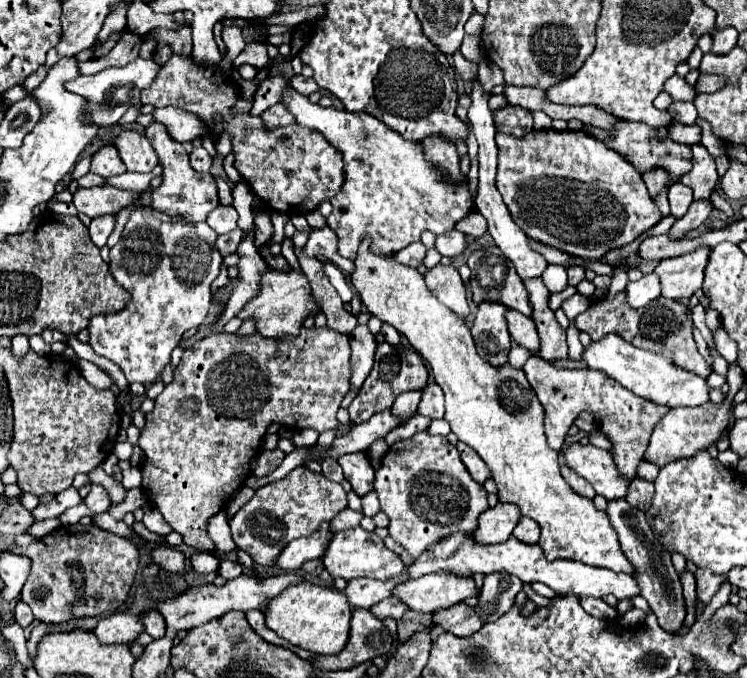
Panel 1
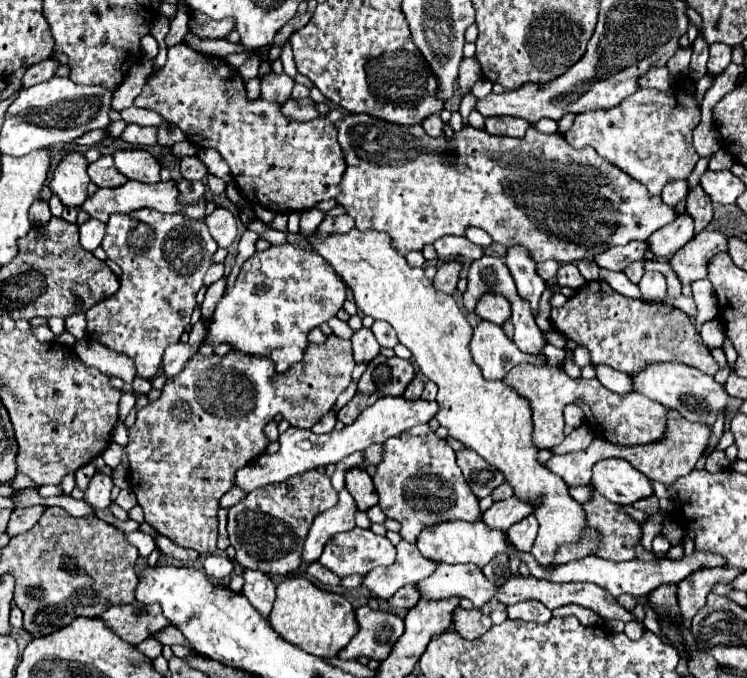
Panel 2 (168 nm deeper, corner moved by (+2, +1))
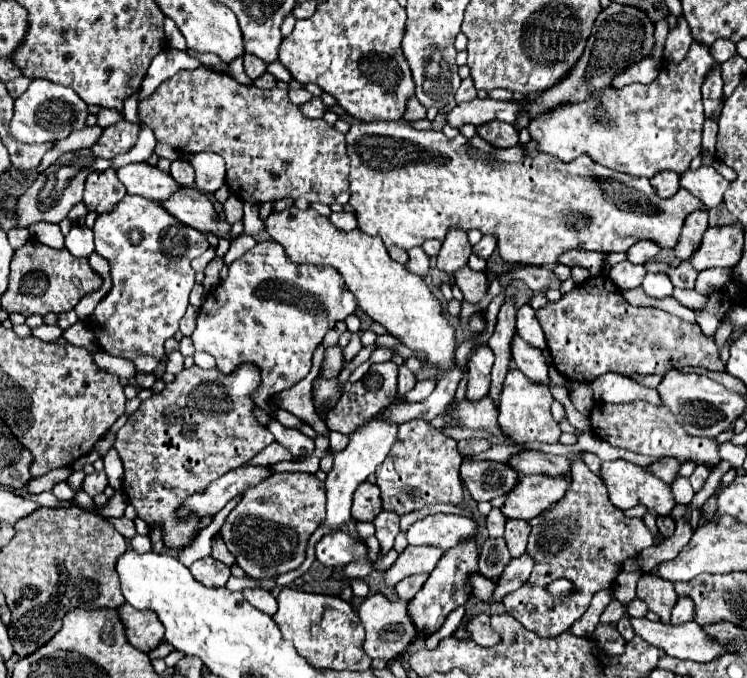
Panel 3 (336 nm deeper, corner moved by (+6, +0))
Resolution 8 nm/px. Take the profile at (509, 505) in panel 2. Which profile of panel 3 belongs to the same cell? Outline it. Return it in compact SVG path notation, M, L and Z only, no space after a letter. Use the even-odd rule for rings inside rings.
M522 476L514 490L506 496L500 508L506 518L532 520L544 512L552 502L562 500L568 490L570 478L548 478L548 476Z

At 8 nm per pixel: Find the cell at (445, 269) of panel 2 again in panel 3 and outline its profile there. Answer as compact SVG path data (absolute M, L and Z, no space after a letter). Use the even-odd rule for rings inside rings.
M452 228L446 236L446 240L442 242L442 250L438 254L438 262L436 268L444 270L446 274L454 274L456 270L460 270L462 266L468 264L468 258L472 254L472 246L468 242L468 236L464 230Z

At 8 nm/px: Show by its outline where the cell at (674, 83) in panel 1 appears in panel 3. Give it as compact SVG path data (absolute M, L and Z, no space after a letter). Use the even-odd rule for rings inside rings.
M644 58L642 62L638 62L634 66L628 66L618 78L614 78L614 86L622 88L622 86L628 86L628 84L634 84L634 82L650 84L650 82L654 82L658 78L658 70L660 70L658 60Z

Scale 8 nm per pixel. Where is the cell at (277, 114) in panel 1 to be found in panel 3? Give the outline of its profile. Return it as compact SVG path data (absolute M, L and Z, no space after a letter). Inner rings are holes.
M312 98L310 102L302 104L300 110L302 110L302 114L306 114L306 118L322 118L322 114L326 112L326 106L320 98Z

